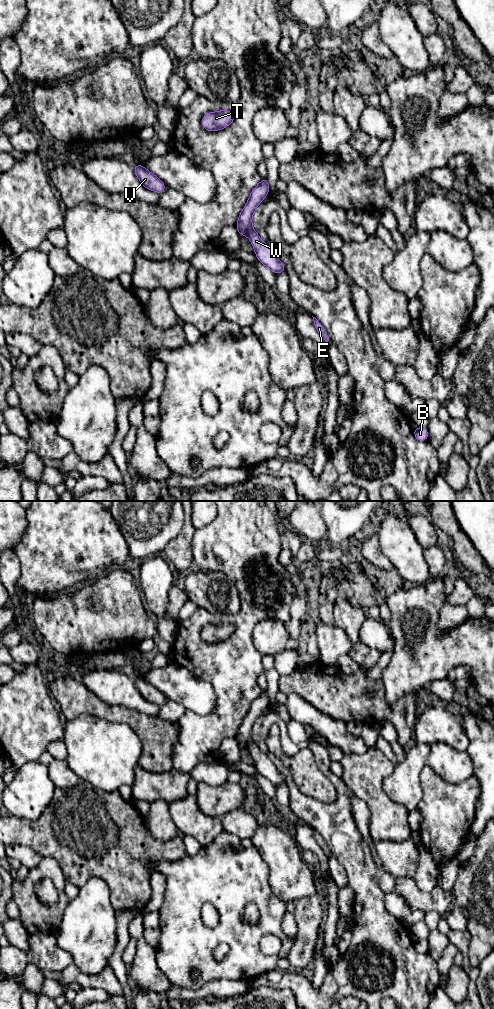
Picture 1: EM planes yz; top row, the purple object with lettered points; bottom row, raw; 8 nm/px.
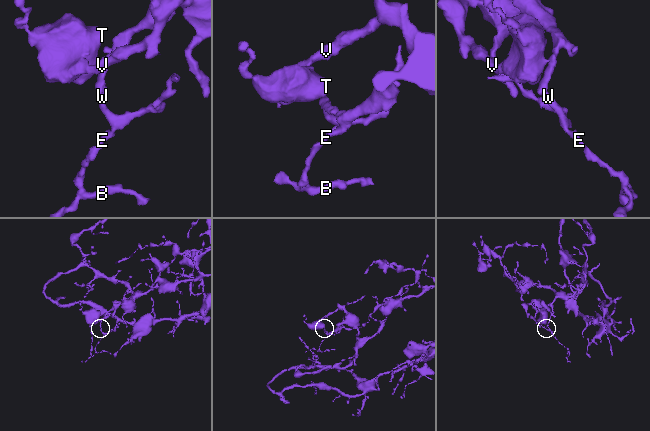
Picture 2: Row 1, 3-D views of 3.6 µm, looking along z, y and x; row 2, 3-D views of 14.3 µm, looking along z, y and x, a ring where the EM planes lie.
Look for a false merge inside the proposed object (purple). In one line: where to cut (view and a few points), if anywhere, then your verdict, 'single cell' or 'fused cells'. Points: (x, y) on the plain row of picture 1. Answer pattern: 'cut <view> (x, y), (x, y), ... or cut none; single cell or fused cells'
cut yz (251, 738), (248, 741), (247, 747); fused cells

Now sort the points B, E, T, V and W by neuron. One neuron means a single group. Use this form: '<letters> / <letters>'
B E W / T V

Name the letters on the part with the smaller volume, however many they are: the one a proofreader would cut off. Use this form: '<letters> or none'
B, E, W

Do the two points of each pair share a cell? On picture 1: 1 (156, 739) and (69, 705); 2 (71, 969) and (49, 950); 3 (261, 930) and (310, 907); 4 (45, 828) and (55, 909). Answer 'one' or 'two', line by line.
1: one
2: two
3: two
4: two

